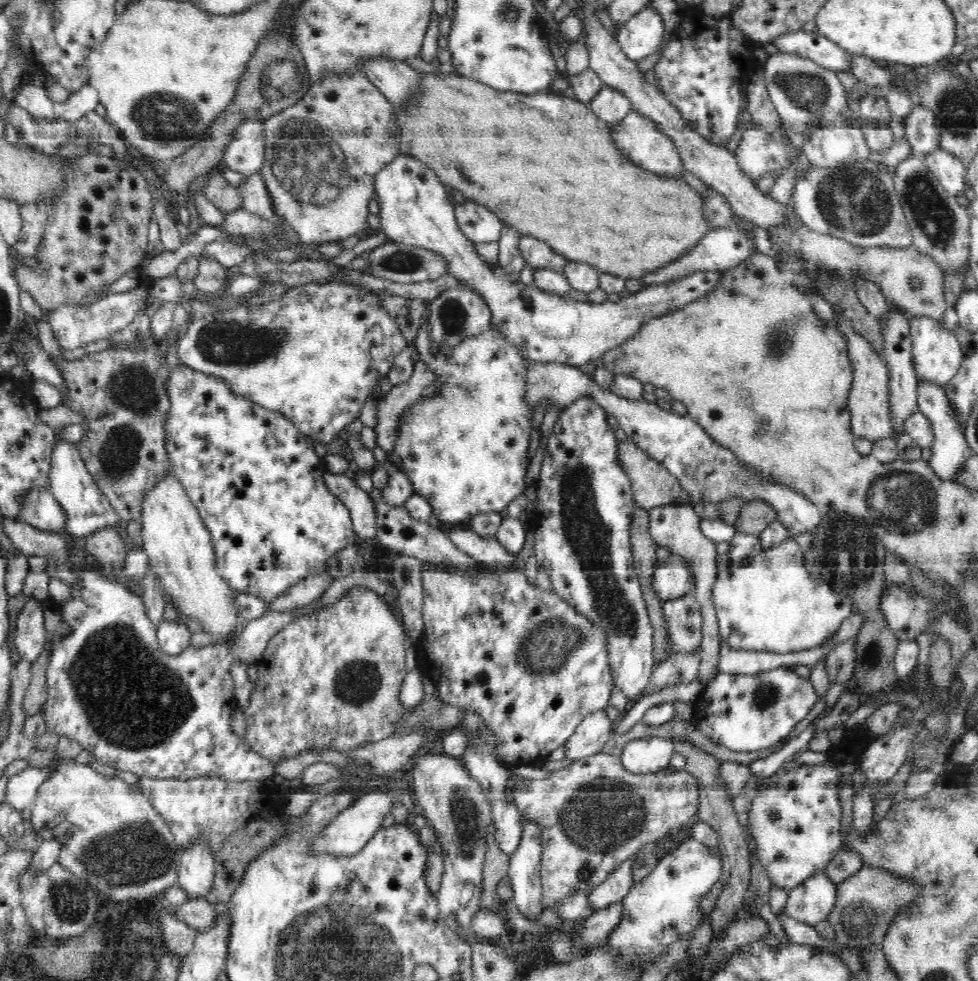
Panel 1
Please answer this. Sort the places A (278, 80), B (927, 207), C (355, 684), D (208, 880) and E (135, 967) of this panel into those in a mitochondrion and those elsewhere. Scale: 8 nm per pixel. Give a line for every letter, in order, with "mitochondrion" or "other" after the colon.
A: mitochondrion
B: mitochondrion
C: mitochondrion
D: other
E: mitochondrion

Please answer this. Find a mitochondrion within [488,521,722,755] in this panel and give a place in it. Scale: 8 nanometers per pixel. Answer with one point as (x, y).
(547, 645)

